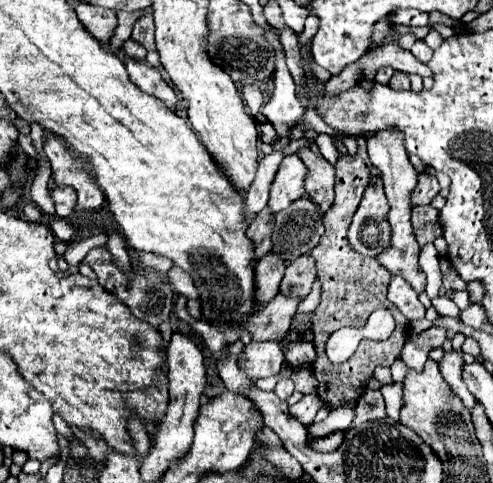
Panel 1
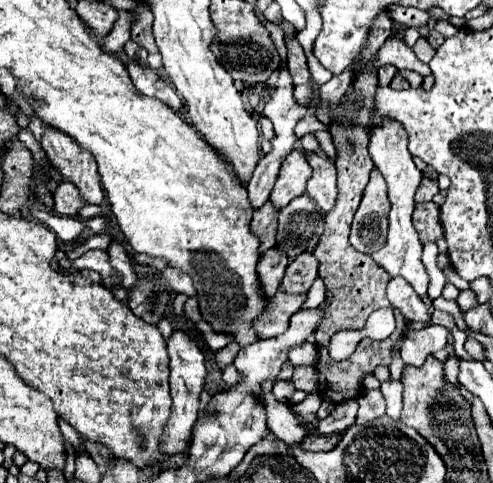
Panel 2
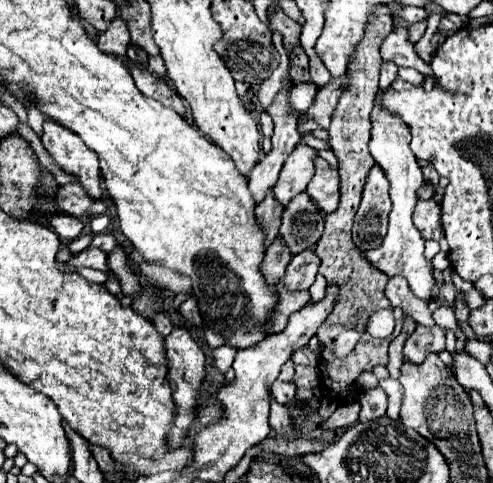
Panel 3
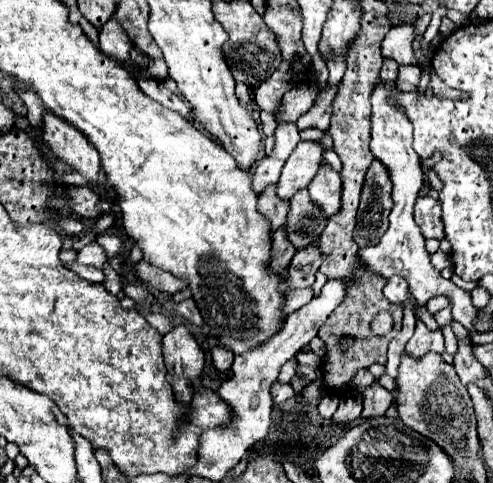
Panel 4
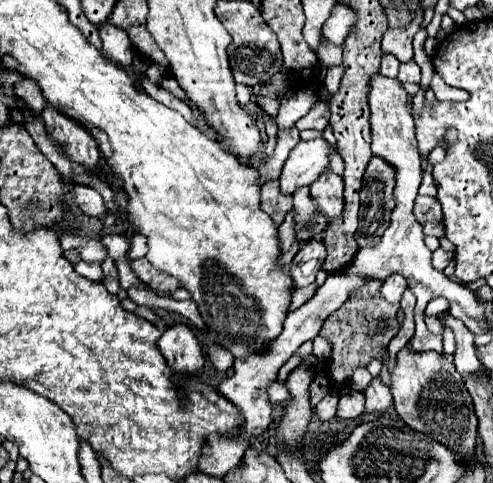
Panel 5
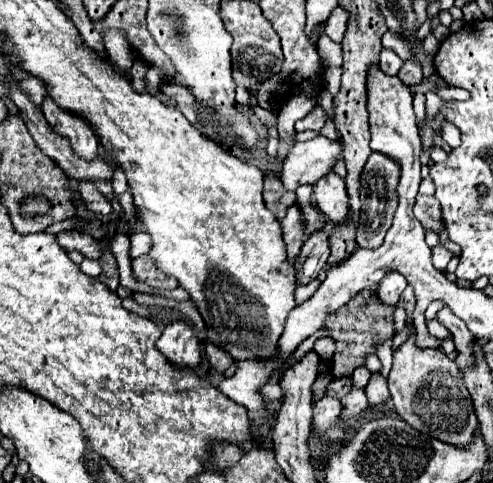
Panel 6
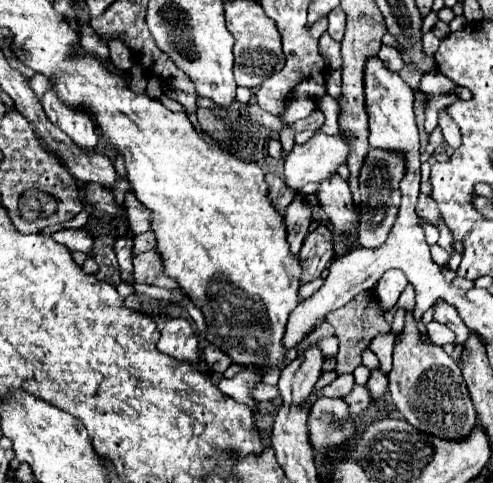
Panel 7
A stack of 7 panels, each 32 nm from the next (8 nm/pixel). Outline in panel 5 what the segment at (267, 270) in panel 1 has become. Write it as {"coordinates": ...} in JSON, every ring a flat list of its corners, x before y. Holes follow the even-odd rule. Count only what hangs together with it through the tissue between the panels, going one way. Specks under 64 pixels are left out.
{"coordinates":[[290,210,284,222,280,224,280,244,284,248,284,264,292,264,296,252,300,250,300,242,296,234,298,230,296,230,296,220,294,220,294,210]]}

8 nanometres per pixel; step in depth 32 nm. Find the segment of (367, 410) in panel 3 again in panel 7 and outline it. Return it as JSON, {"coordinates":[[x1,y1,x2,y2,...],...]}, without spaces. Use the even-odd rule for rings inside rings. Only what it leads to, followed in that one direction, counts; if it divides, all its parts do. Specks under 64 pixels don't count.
{"coordinates":[[374,368,374,370,370,372,368,390,370,390,372,400,378,400,378,398,382,398,382,396,386,394,386,390,388,390,388,378,386,378,386,374,382,372,382,368]]}

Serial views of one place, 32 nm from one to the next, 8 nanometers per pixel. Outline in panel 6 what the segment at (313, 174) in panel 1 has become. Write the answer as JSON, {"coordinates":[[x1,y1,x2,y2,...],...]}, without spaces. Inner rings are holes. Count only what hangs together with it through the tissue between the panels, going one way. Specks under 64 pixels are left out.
{"coordinates":[[332,174,314,184,314,200,332,224,340,226,350,218,346,182,338,174]]}

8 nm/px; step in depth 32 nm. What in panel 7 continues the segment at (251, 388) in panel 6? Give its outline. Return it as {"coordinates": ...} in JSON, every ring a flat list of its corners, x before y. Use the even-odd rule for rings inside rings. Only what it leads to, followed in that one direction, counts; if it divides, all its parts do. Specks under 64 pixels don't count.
{"coordinates":[[246,368,244,372,236,374,236,376,230,378,230,380,224,380,224,378,222,378,222,382,218,384,218,388,220,388,224,394,228,394,230,398,234,398,236,402,244,402,244,404,248,404,252,410,256,410,256,402,254,402,252,396,250,396,250,388,252,388,252,384,256,384,256,382,260,382,260,372,252,372,252,368]]}

